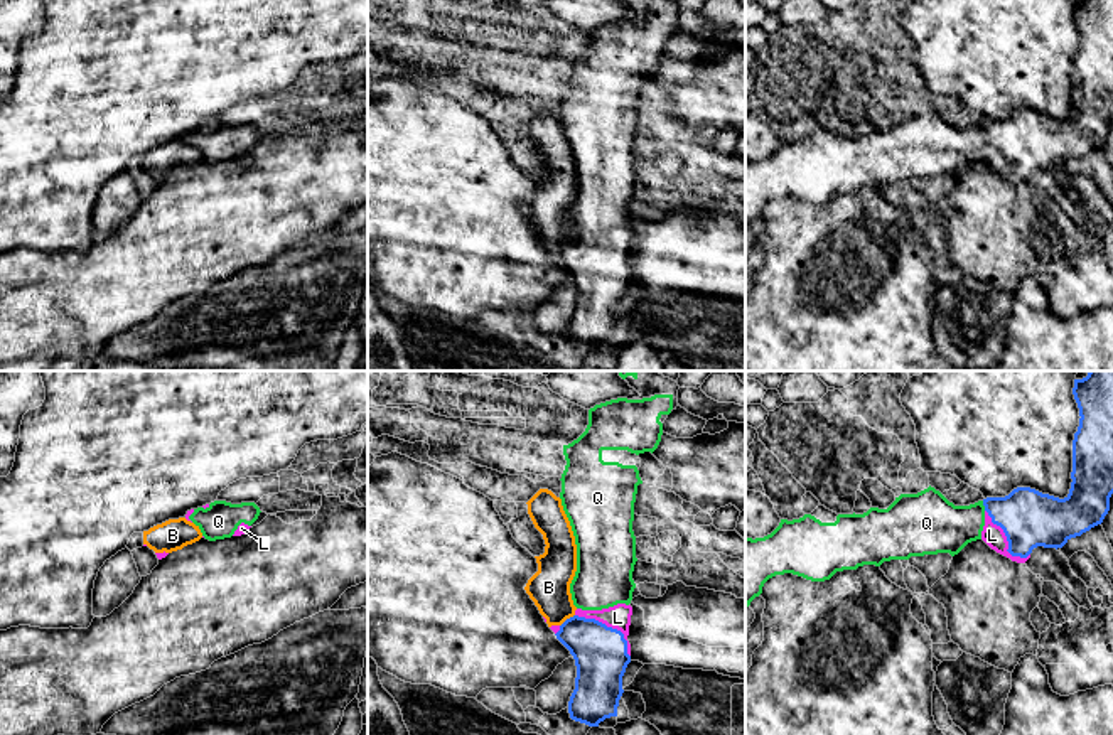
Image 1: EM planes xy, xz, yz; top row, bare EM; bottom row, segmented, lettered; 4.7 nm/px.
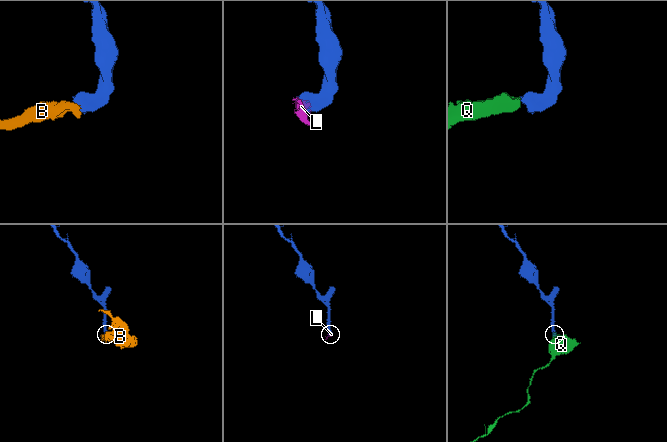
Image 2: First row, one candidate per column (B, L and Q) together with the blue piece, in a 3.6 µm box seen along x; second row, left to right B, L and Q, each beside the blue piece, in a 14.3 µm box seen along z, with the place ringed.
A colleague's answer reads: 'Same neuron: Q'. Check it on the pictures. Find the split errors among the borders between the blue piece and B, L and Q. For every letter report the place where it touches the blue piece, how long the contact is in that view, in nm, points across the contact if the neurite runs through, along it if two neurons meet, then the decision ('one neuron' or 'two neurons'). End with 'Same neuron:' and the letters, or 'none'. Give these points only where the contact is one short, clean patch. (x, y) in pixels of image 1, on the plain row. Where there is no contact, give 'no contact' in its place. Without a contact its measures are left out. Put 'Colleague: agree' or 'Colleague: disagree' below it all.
B: meets blue in xz at (567, 241); contact 90 nm long; border along xz (574, 236), (560, 248); two neurons
L: meets blue in xz at (611, 250); contact 340 nm long; border along xz (575, 236), (616, 250), (626, 263), (626, 275), (629, 278); two neurons
Q: meets blue in yz at (983, 127); contact 50 nm long; runs through yz (1029, 140), (983, 127), (962, 147), (936, 147); one neuron
Same neuron: Q
Colleague: agree

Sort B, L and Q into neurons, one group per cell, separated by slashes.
B L / Q

